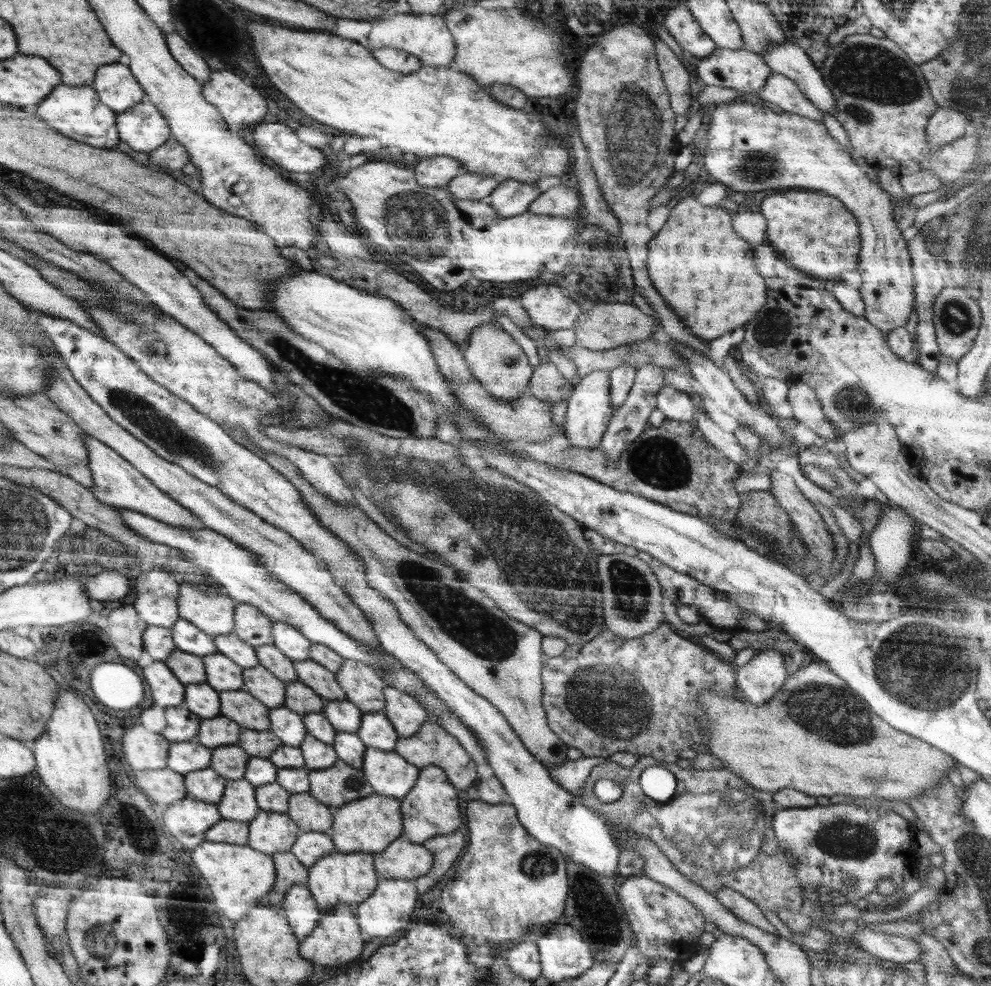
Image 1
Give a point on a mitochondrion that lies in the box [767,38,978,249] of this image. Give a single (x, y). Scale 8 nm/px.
(867, 77)

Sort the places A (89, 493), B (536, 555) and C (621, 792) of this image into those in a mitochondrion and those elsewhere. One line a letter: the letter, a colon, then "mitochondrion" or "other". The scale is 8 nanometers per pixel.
A: other
B: mitochondrion
C: other

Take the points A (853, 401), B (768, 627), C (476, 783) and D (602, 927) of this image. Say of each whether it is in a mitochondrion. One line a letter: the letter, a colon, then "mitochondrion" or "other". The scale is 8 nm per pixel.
A: mitochondrion
B: other
C: other
D: mitochondrion

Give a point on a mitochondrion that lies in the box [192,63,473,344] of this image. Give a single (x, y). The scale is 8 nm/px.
(417, 219)

